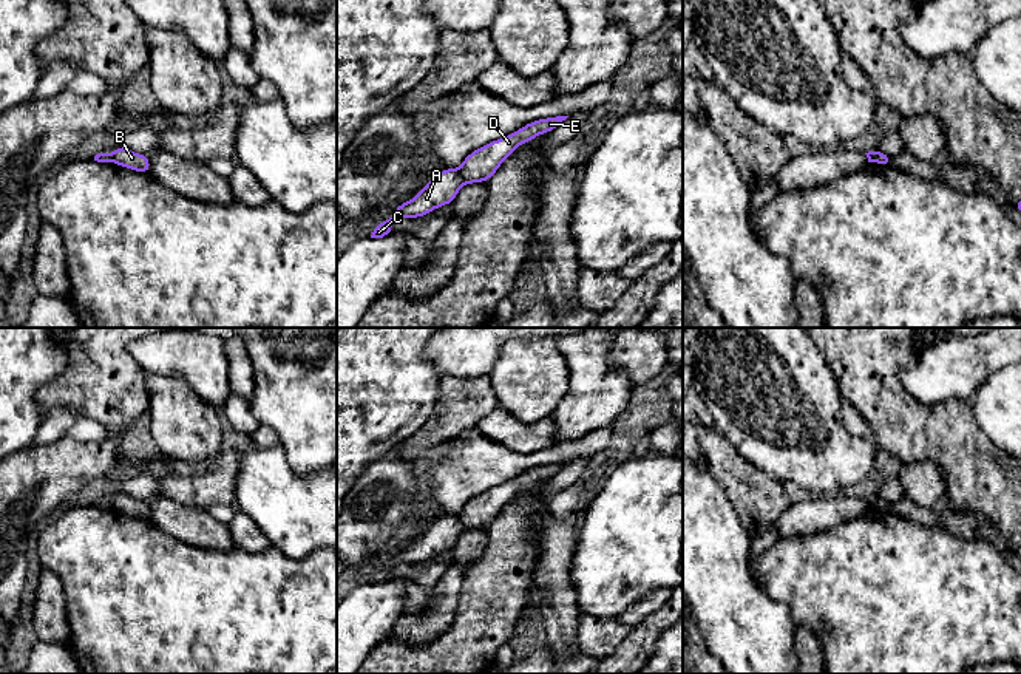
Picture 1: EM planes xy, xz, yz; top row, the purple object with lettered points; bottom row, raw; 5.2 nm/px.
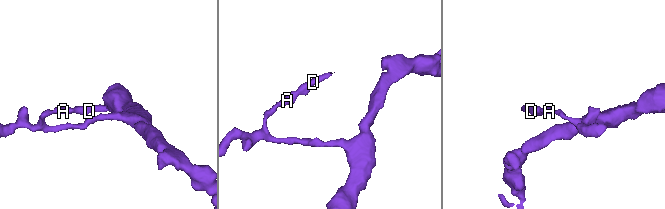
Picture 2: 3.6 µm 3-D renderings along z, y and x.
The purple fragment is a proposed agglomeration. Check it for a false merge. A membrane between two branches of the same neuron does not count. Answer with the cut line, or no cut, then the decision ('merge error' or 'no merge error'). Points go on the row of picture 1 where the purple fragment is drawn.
cut xz (456, 169), (465, 183); merge error

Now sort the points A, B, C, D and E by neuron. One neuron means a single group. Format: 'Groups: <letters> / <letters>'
Groups: A C / B D E

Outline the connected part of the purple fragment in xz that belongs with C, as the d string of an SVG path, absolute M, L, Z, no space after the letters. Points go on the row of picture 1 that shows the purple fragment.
M457 168L442 170L431 178L412 199L399 204L392 216L378 223L371 238L383 238L389 235L392 232L392 223L397 218L420 218L434 209L451 204L463 184L465 181L460 178Z

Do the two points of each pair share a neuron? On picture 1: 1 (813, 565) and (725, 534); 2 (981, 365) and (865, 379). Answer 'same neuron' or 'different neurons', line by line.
1: different neurons
2: different neurons

